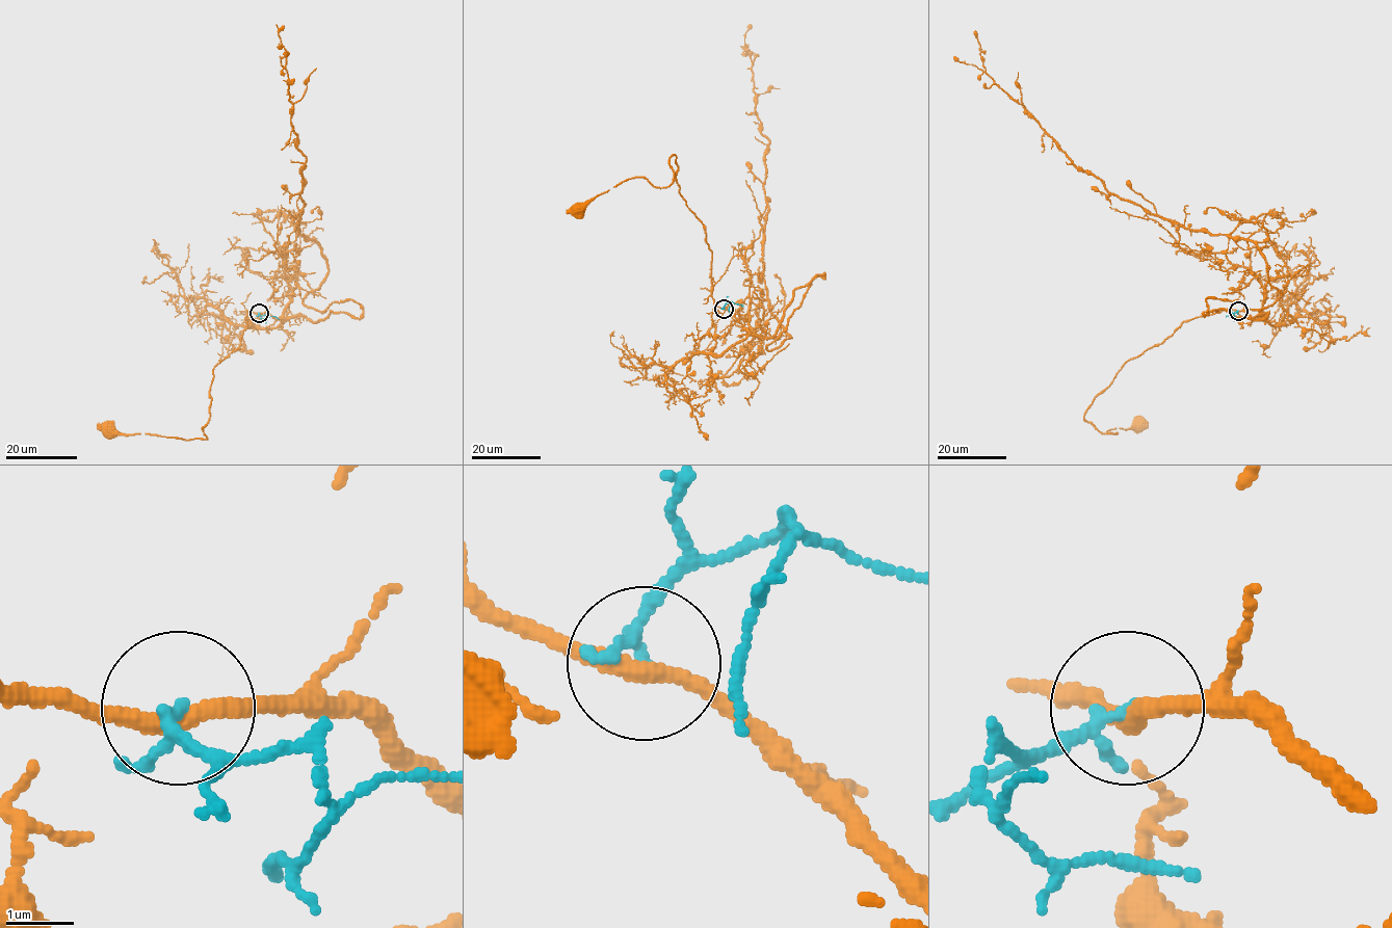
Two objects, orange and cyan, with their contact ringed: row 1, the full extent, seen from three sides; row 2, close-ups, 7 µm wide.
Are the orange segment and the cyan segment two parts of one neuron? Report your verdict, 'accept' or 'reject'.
reject

